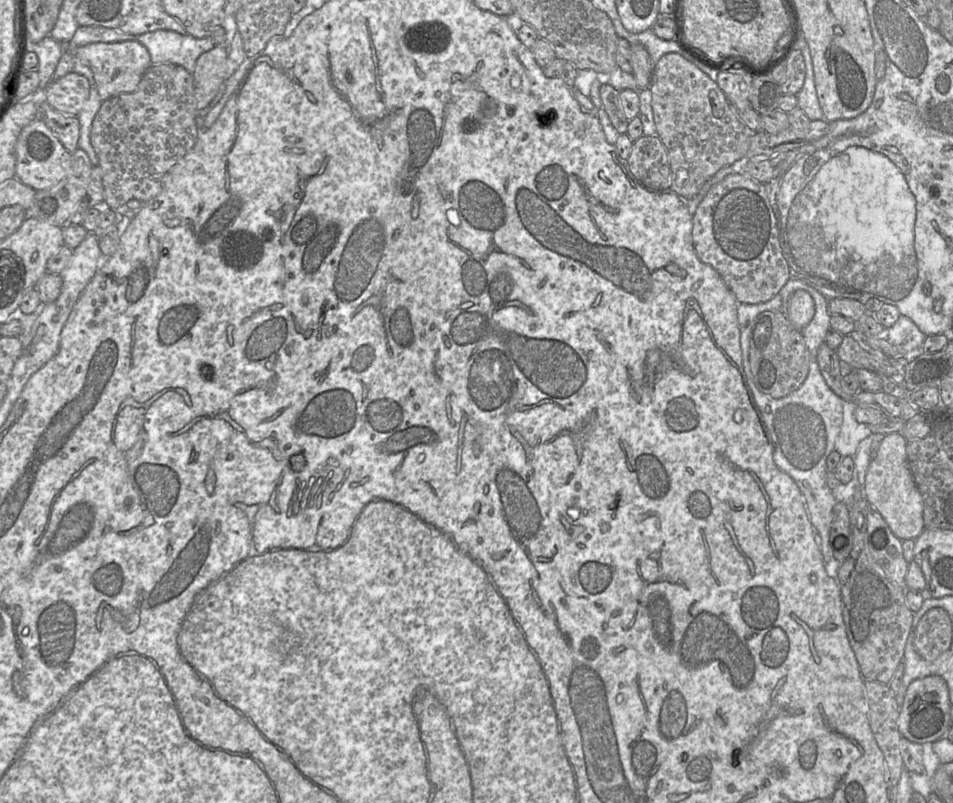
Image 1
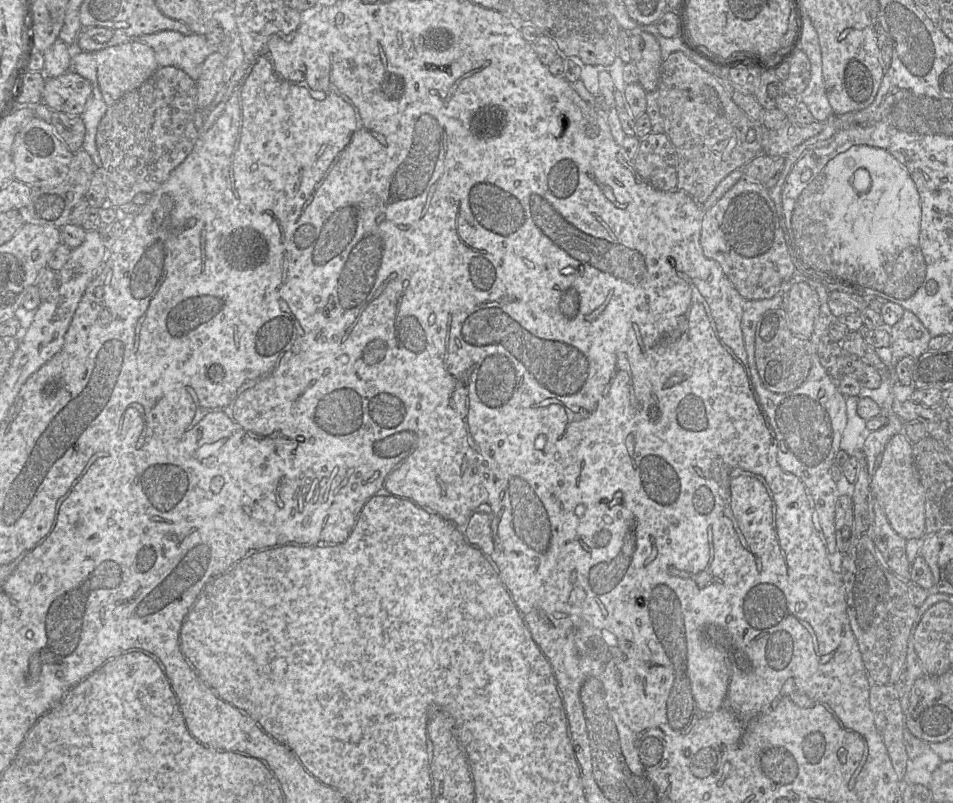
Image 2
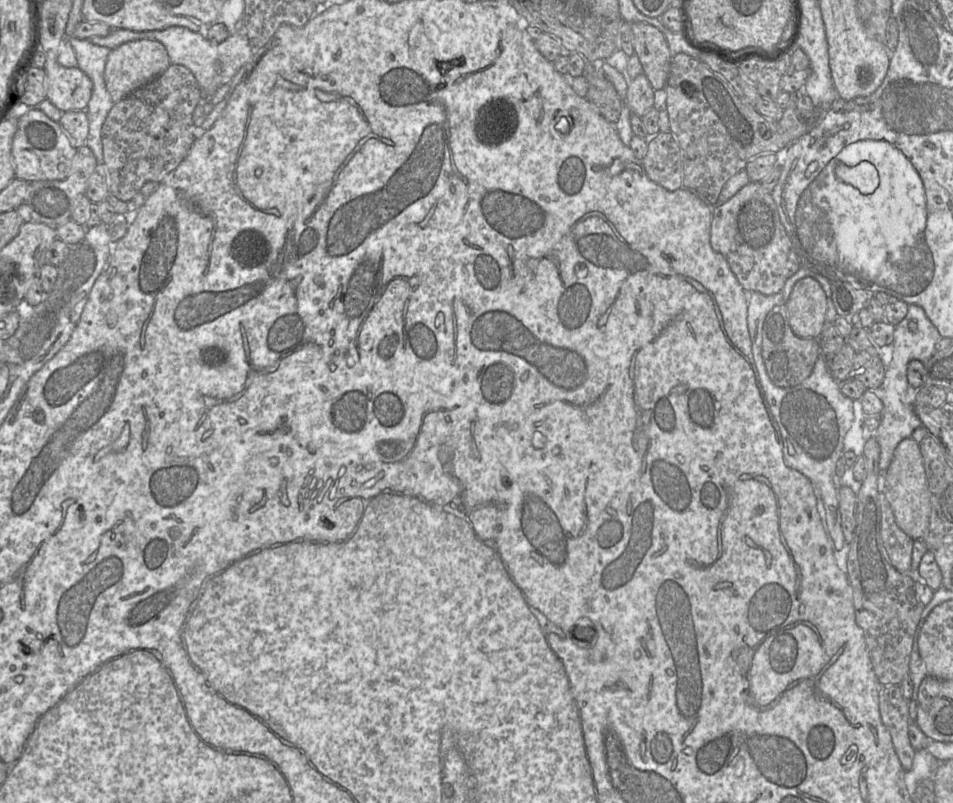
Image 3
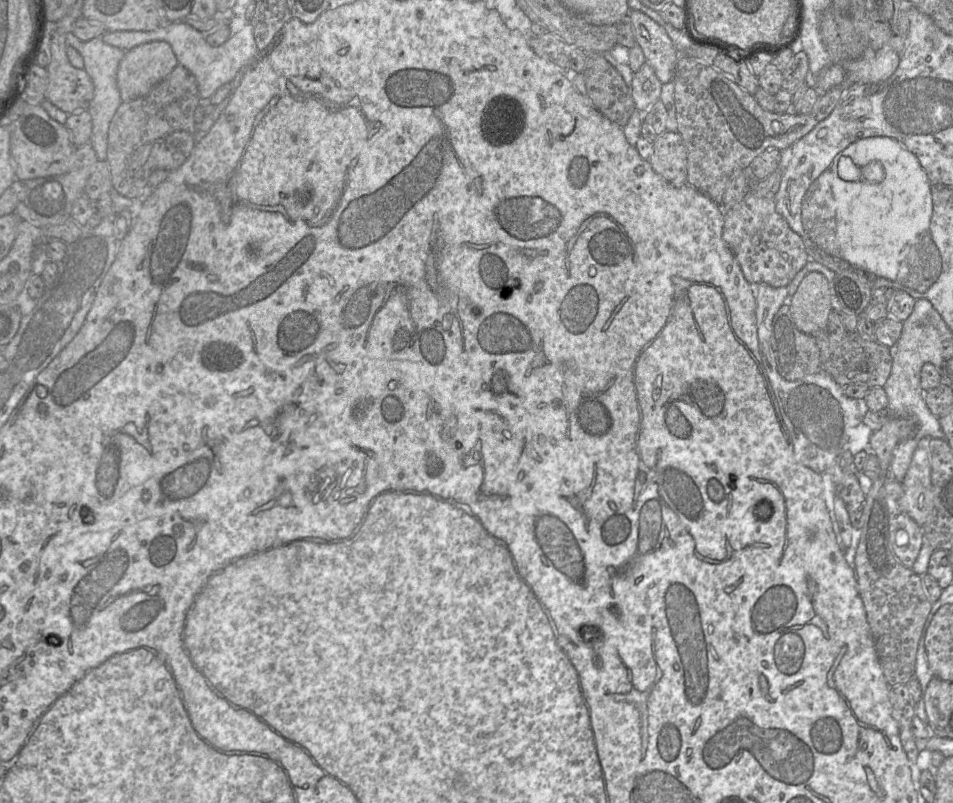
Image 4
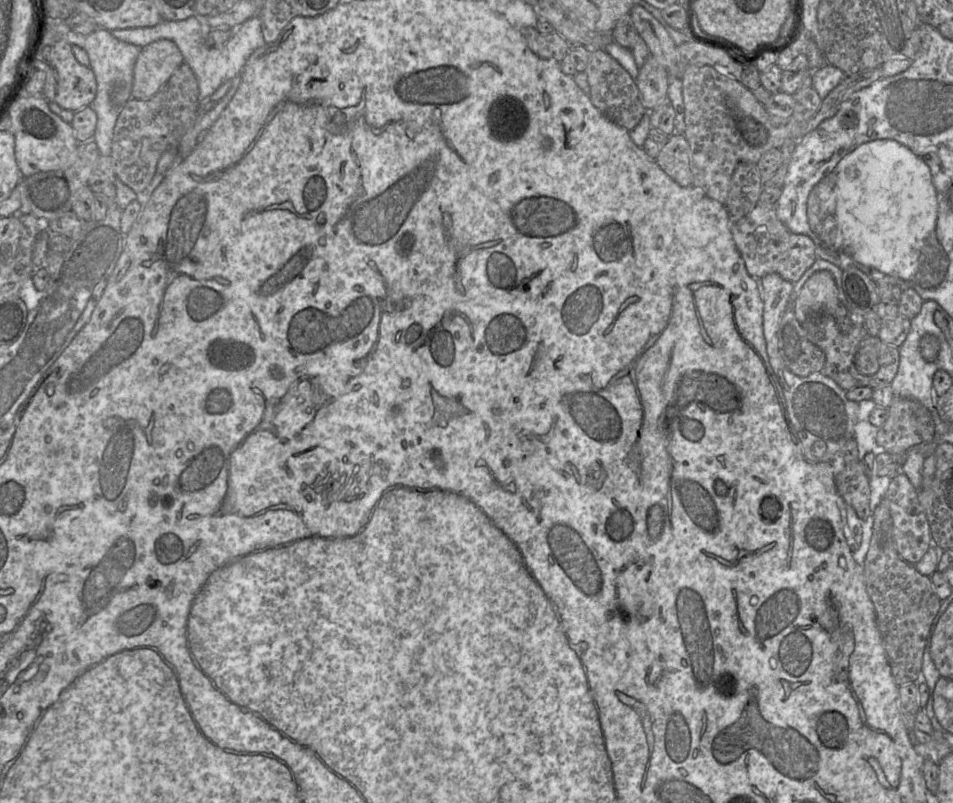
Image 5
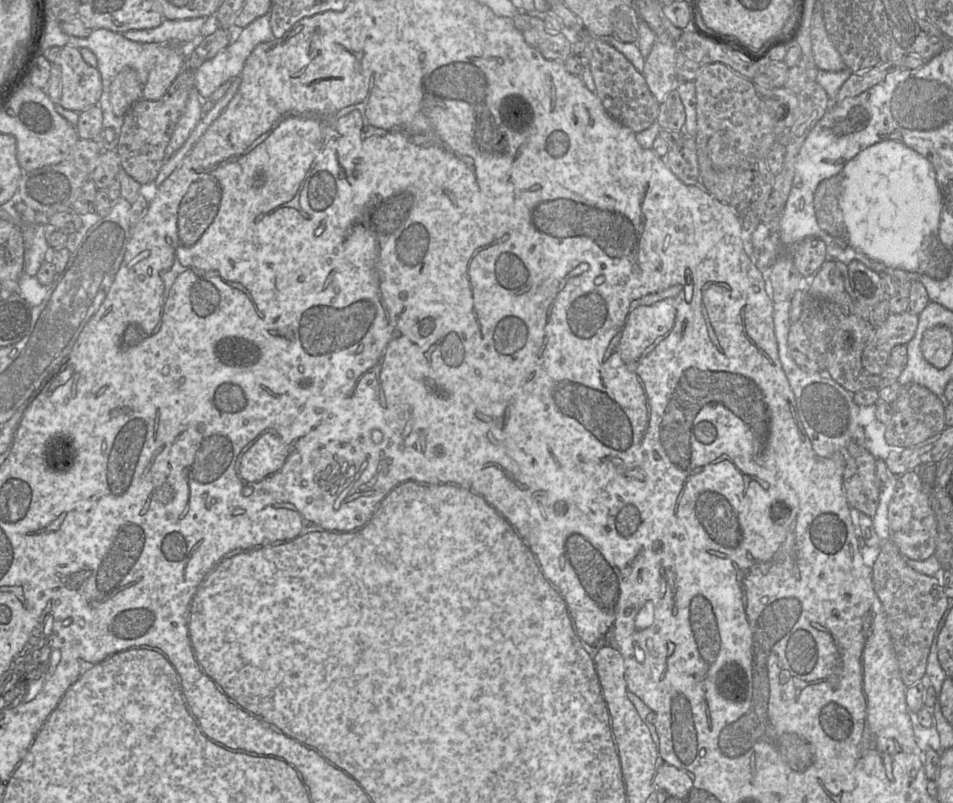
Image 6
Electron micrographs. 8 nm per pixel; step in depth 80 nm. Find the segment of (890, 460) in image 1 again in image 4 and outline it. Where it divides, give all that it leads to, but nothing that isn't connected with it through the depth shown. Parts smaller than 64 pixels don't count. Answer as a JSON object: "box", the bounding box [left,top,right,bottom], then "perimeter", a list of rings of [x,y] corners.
{"box":[900,437,933,526],"perimeter":[[[924,437],[919,441],[907,473],[901,482],[903,496],[900,506],[920,526],[925,524],[933,505],[931,453],[928,449],[930,439]]]}

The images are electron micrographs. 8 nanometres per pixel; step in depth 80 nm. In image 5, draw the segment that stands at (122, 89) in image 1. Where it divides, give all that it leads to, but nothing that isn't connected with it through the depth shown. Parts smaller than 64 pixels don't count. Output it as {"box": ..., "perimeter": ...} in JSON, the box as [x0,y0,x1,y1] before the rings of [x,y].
{"box":[132,40,183,99],"perimeter":[[[158,40],[143,47],[134,65],[132,98],[150,99],[183,63],[181,51],[170,40]]]}

